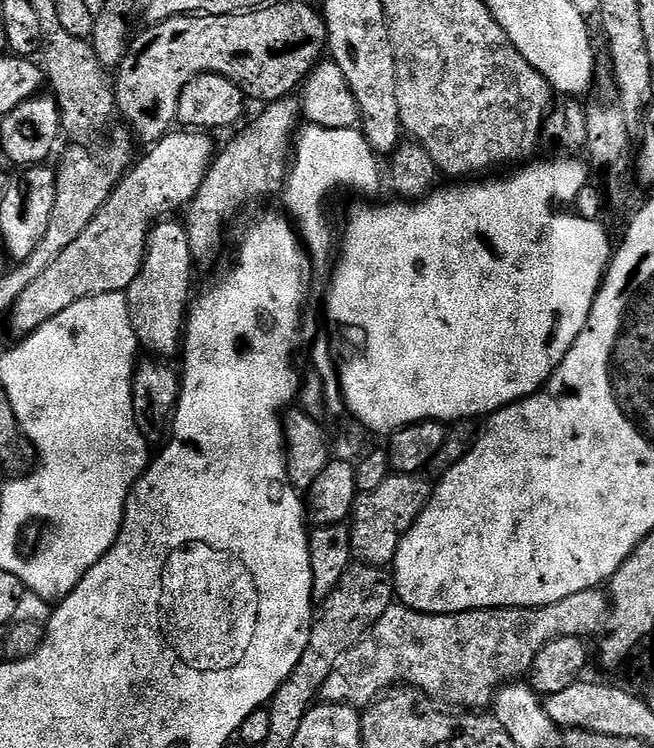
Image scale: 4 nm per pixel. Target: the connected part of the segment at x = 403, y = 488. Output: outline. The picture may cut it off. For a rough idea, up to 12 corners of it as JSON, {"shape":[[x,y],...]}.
{"shape":[[388,475],[357,495],[352,554],[387,569],[422,514],[433,485]]}

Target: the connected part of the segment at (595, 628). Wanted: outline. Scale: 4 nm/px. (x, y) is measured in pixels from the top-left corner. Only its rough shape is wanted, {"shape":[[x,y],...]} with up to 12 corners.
{"shape":[[600,588],[537,608],[425,616],[399,602],[319,699],[411,686],[487,709],[558,638],[595,637]]}

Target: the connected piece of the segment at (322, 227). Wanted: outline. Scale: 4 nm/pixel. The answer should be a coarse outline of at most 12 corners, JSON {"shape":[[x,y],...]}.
{"shape":[[305,125],[282,192],[313,268],[331,269],[335,192],[382,188],[361,129]]}

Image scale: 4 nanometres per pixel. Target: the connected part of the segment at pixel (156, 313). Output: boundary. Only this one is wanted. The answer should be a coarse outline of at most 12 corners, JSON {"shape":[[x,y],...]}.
{"shape":[[151,225],[126,295],[136,343],[181,351],[193,295],[188,231]]}

